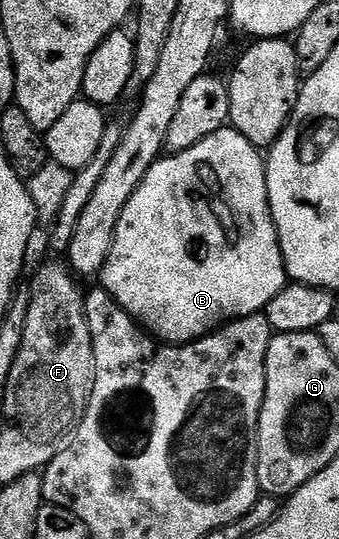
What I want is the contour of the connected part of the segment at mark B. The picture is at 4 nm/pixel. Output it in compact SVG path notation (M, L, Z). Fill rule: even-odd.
M224 128L213 132L213 136L205 136L201 144L193 144L193 148L185 152L160 157L159 161L153 164L153 168L149 168L145 180L141 180L137 192L133 192L129 204L125 204L125 212L121 212L121 220L113 236L113 248L101 271L102 278L102 289L106 290L109 296L113 296L116 304L129 317L134 318L148 334L164 344L196 342L212 330L218 330L228 322L234 322L236 318L248 318L254 314L264 313L269 300L273 300L277 292L286 288L289 279L283 263L283 253L279 247L279 237L275 231L275 222L271 219L271 205L267 195L267 168L260 147L249 144L249 140L245 140L245 136L241 136L241 132L234 128Z

